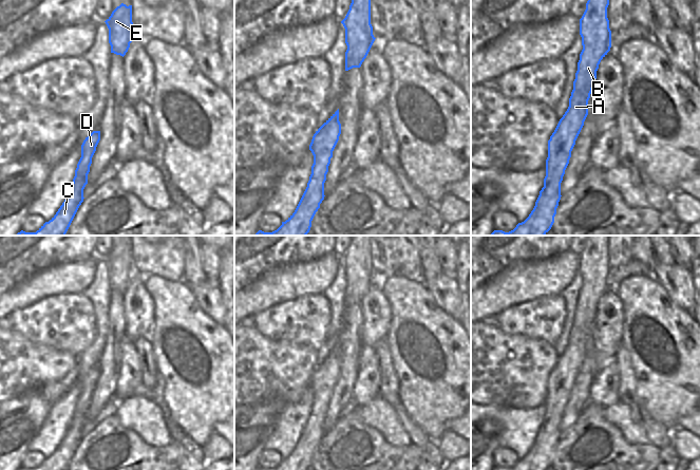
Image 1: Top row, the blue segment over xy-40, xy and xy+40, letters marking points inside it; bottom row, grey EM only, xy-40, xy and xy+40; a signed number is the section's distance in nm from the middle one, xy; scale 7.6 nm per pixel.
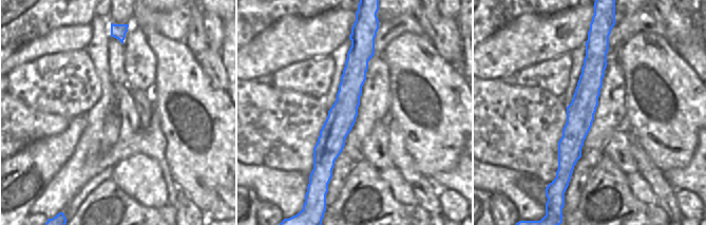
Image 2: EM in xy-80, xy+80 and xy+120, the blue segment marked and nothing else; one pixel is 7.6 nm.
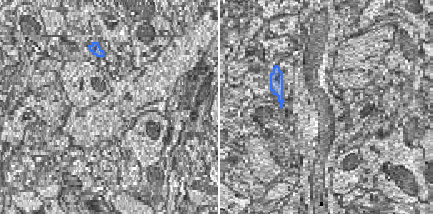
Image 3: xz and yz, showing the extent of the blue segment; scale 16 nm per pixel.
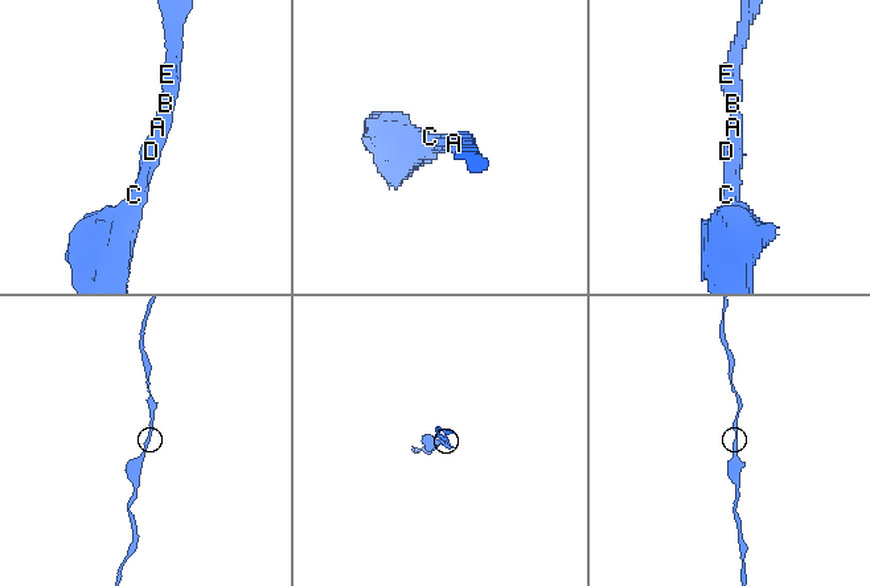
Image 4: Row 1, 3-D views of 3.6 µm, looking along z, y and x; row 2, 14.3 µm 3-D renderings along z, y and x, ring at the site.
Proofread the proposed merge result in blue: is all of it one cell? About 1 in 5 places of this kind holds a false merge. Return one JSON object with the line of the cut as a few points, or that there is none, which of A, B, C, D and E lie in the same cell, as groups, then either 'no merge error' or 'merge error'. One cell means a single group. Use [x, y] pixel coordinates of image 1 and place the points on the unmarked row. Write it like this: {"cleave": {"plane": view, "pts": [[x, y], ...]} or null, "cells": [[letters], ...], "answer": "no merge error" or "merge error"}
{"cleave": null, "cells": [["A", "B", "C", "D", "E"]], "answer": "no merge error"}

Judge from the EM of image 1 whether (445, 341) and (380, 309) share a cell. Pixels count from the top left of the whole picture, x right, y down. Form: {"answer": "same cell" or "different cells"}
{"answer": "different cells"}

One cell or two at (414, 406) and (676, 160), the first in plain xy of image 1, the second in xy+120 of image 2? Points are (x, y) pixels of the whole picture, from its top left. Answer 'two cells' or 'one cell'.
one cell

